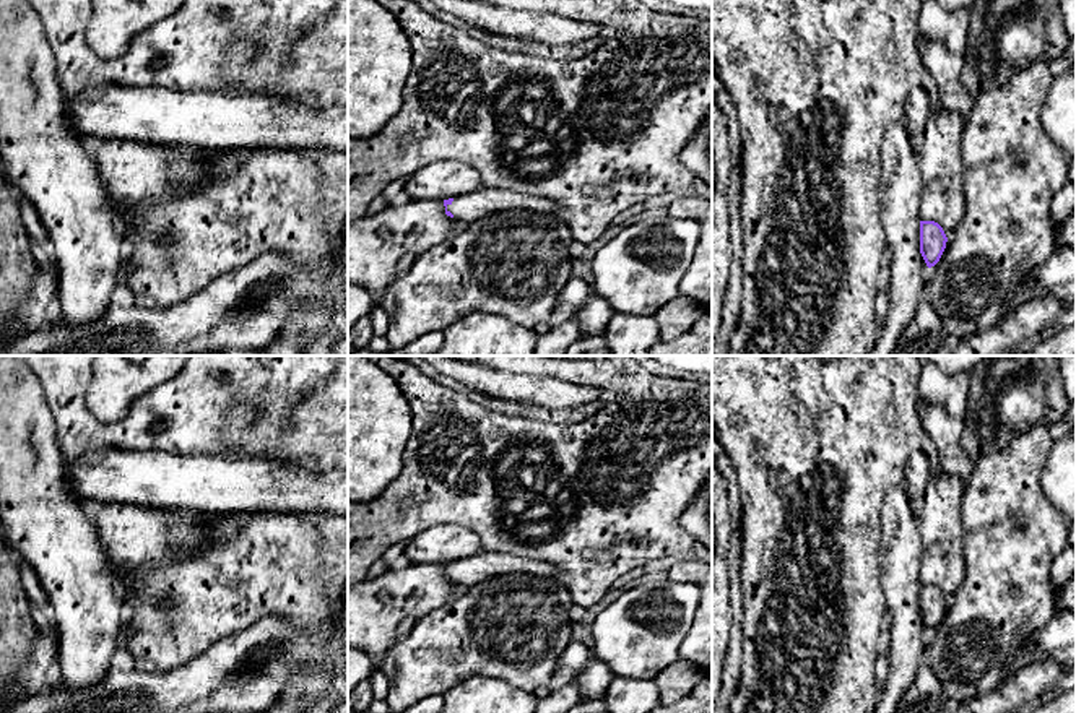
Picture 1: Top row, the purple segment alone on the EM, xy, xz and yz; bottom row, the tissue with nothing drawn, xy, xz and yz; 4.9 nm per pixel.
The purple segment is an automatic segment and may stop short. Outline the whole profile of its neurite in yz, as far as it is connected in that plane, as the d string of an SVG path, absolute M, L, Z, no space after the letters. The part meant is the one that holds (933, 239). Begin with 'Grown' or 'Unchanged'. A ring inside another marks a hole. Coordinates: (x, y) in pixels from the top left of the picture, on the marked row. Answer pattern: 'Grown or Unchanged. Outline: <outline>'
Unchanged. Outline: M920 221L920 253L928 268L935 266L944 248L948 237L943 227L935 221Z

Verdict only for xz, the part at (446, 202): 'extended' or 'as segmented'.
extended

